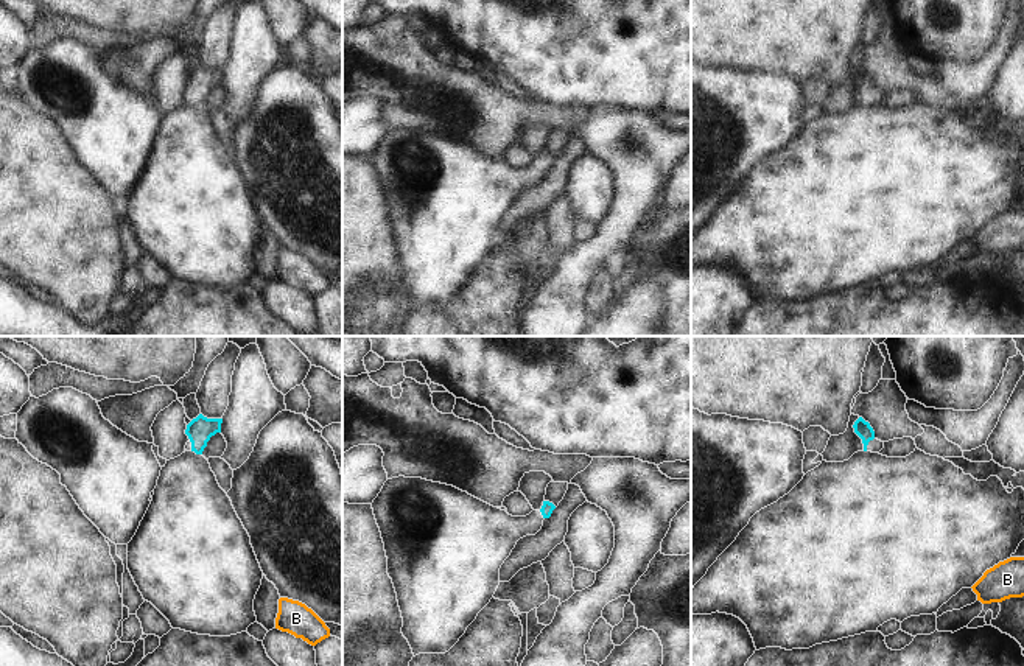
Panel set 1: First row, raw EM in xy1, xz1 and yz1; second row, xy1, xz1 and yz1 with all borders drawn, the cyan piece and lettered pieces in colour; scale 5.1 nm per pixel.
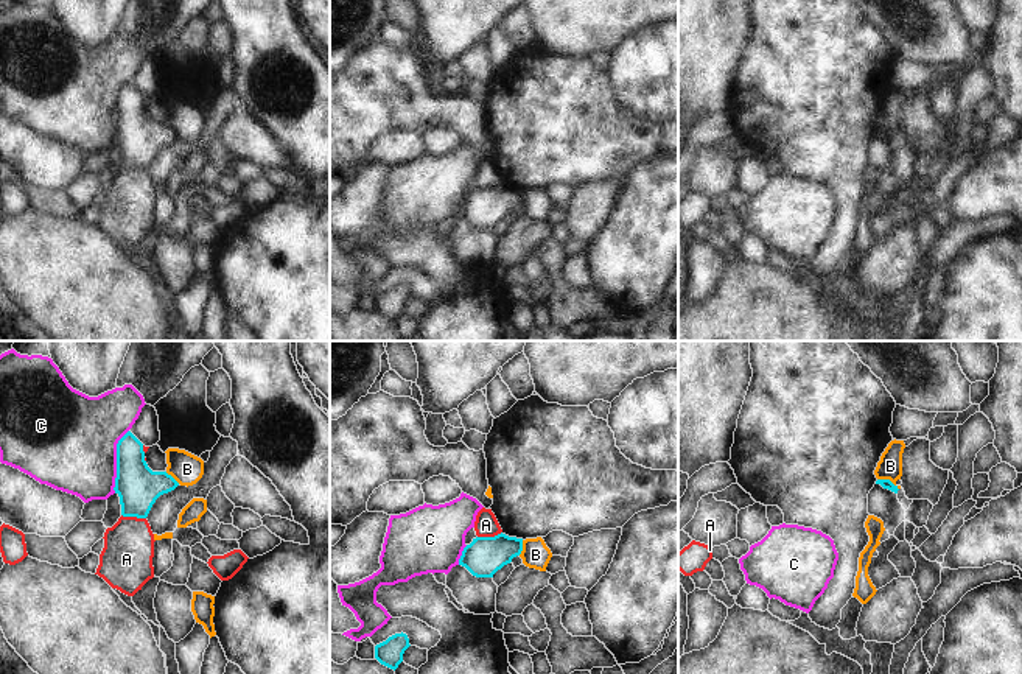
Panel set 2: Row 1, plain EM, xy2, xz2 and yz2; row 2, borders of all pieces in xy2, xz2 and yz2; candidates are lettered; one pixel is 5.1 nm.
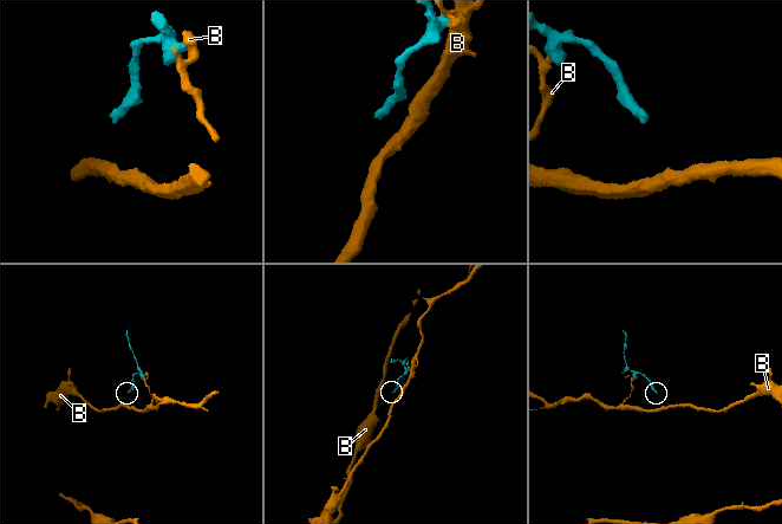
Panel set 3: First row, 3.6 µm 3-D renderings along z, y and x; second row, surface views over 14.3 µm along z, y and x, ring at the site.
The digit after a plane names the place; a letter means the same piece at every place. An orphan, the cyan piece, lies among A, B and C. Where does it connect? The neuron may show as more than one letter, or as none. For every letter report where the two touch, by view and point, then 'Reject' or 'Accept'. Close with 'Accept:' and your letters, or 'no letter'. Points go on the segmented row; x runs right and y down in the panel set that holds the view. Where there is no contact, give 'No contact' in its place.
A: Touches cyan at xy2 (134, 516). Reject
B: Touches cyan at yz2 (888, 480). Reject
C: Touches cyan at xy2 (117, 461). Reject
Accept: no letter

